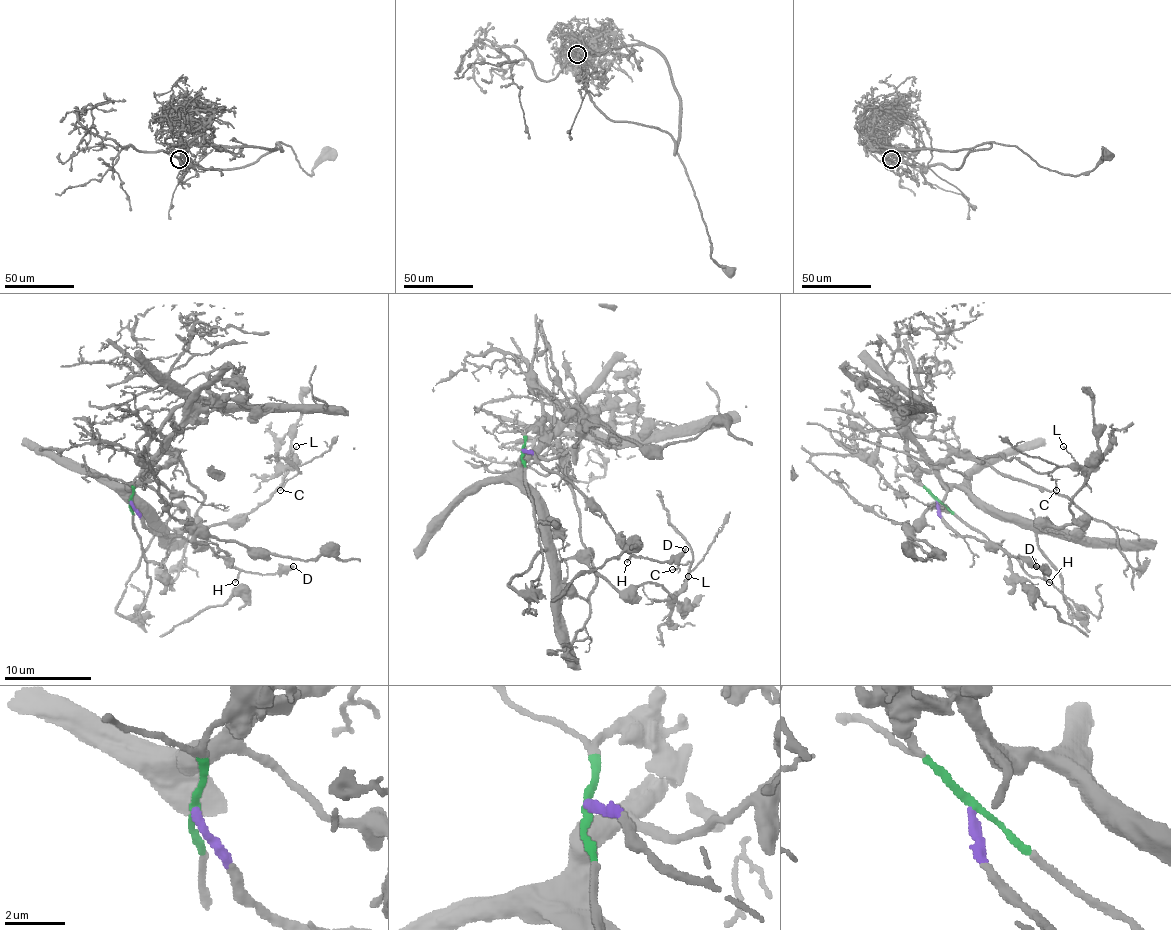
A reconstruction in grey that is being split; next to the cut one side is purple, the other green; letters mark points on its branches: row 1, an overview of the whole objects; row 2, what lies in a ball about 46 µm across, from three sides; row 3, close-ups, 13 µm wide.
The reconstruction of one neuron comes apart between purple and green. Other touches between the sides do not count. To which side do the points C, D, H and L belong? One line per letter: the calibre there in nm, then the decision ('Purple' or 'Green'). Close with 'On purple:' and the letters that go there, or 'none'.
C: Thickness 110 nm. Green
D: Thickness 320 nm. Purple
H: Thickness 170 nm. Purple
L: Thickness 90 nm. Green
On purple: D, H

